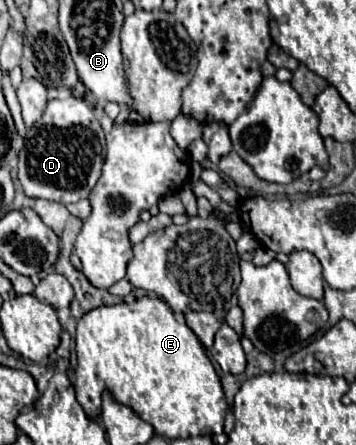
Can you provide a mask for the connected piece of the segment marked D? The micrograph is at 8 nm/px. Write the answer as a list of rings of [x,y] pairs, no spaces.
[[[51,99],[41,119],[27,129],[25,147],[19,151],[17,177],[31,199],[77,203],[85,199],[105,163],[105,133],[83,99]]]

